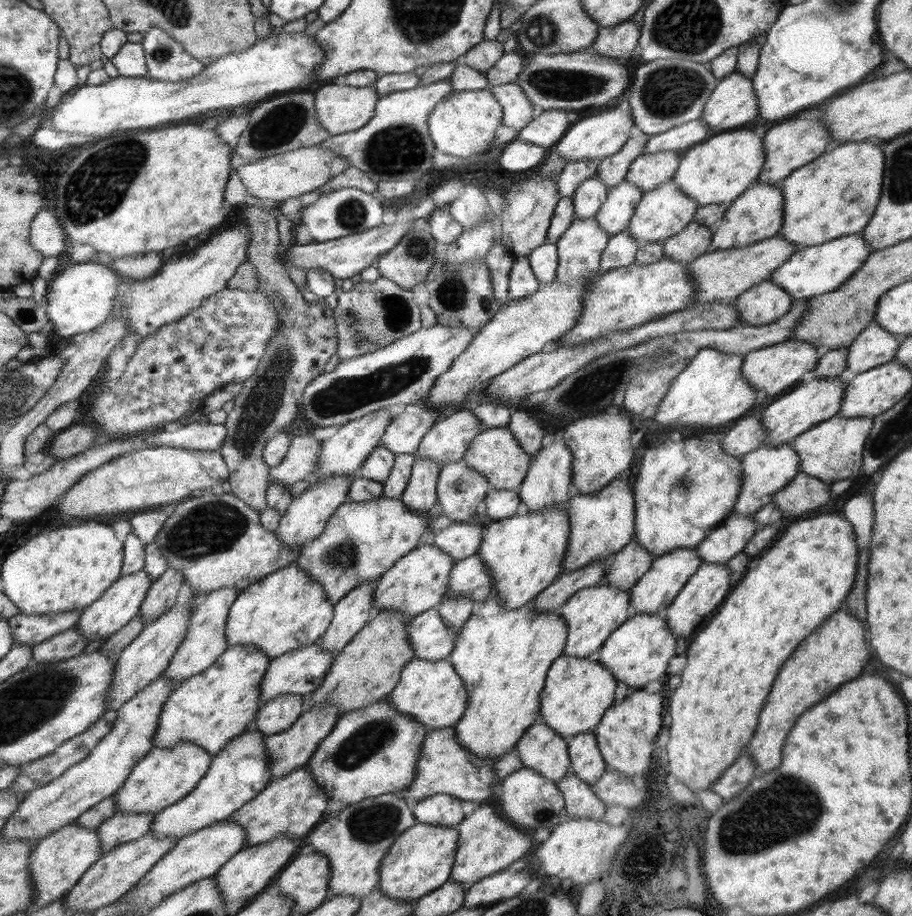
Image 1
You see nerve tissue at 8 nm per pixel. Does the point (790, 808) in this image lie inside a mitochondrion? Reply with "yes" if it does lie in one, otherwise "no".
yes

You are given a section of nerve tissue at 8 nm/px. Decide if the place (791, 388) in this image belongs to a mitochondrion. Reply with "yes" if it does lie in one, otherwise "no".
no

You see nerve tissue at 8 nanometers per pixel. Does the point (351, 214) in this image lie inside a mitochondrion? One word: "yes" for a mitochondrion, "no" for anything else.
yes

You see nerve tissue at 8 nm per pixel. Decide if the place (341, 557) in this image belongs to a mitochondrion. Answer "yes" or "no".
yes

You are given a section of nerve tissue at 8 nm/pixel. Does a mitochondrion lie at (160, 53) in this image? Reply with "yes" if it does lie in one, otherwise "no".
yes

